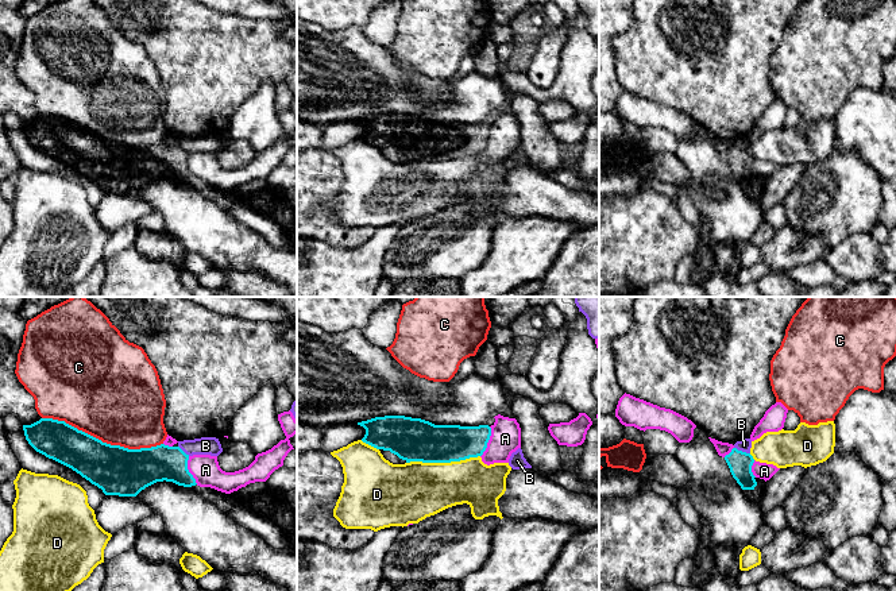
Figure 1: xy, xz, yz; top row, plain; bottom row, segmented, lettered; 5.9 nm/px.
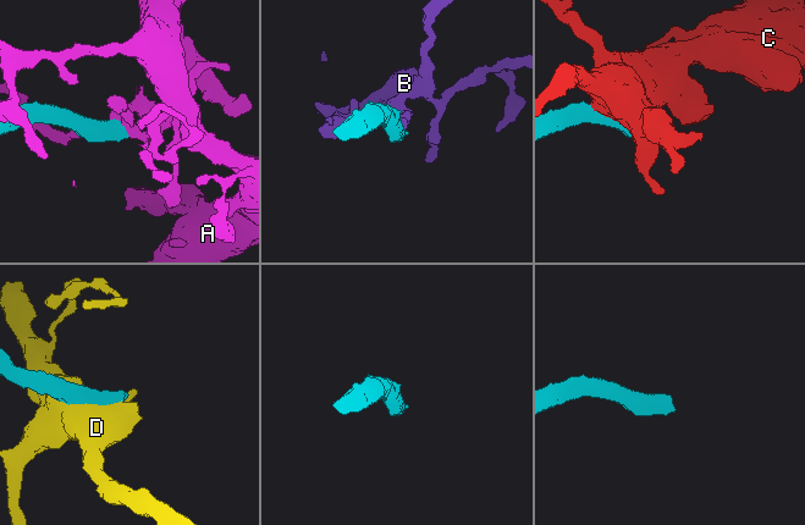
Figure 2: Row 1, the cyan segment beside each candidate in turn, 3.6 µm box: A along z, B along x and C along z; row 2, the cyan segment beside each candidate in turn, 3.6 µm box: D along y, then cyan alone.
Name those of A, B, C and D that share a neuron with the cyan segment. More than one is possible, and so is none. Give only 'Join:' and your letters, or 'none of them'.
Join: none of them

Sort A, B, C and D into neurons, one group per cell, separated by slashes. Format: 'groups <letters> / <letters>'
groups A / B / C / D

